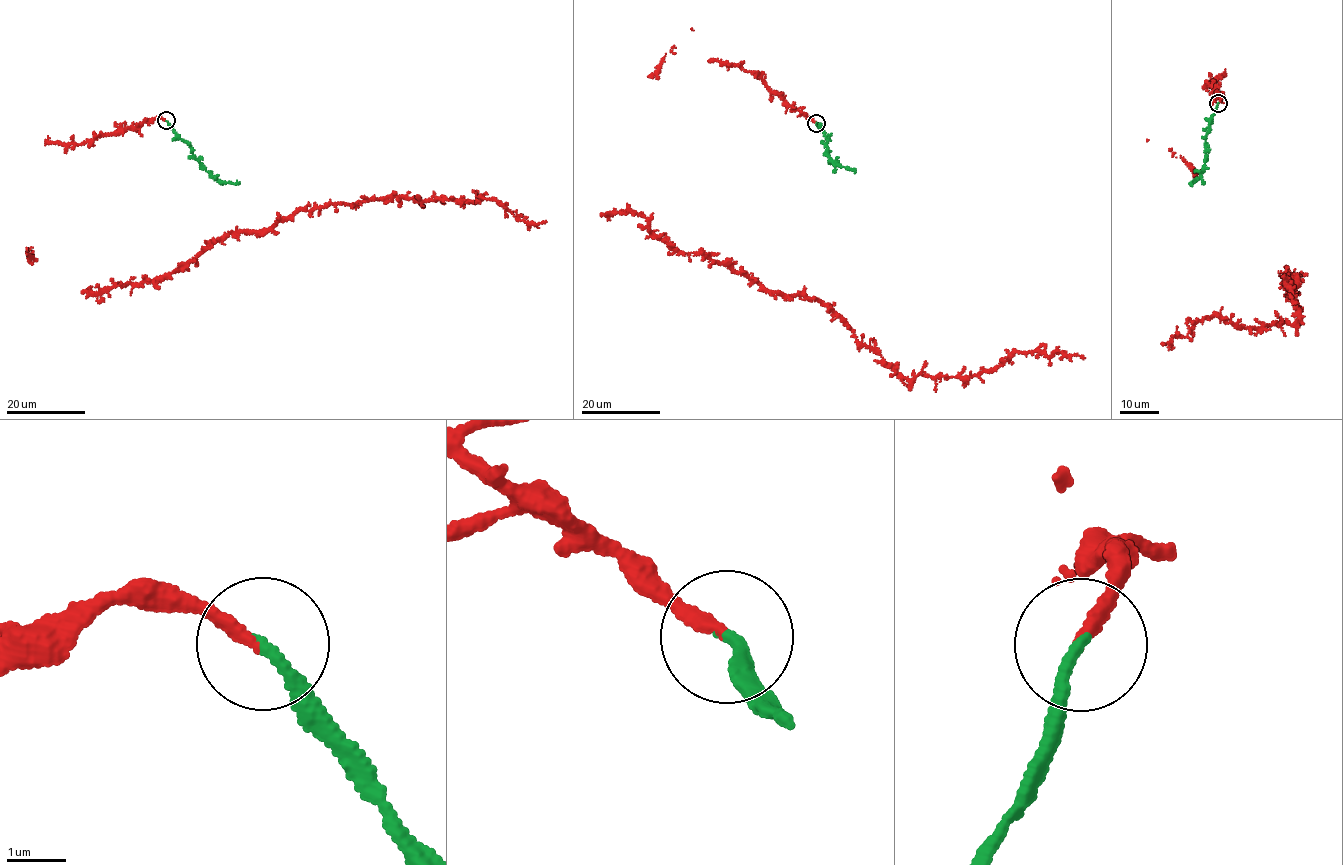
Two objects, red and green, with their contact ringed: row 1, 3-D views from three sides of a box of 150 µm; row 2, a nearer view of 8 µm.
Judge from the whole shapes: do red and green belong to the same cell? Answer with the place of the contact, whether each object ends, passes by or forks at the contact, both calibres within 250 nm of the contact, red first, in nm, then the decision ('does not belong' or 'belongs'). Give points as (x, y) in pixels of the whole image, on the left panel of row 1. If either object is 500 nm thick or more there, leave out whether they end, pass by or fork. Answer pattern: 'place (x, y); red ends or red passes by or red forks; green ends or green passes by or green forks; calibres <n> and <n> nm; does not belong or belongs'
place (166, 120); red ends; green ends; calibres 190 and 180 nm; belongs

